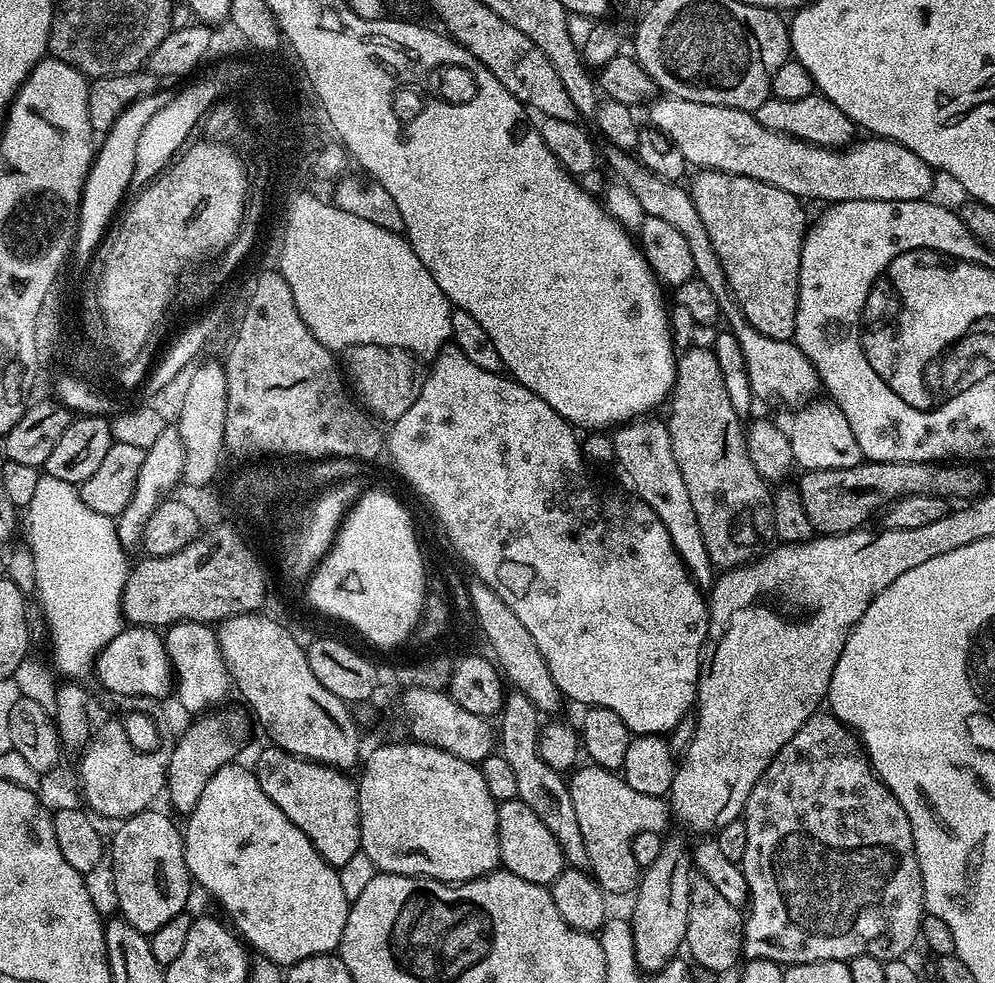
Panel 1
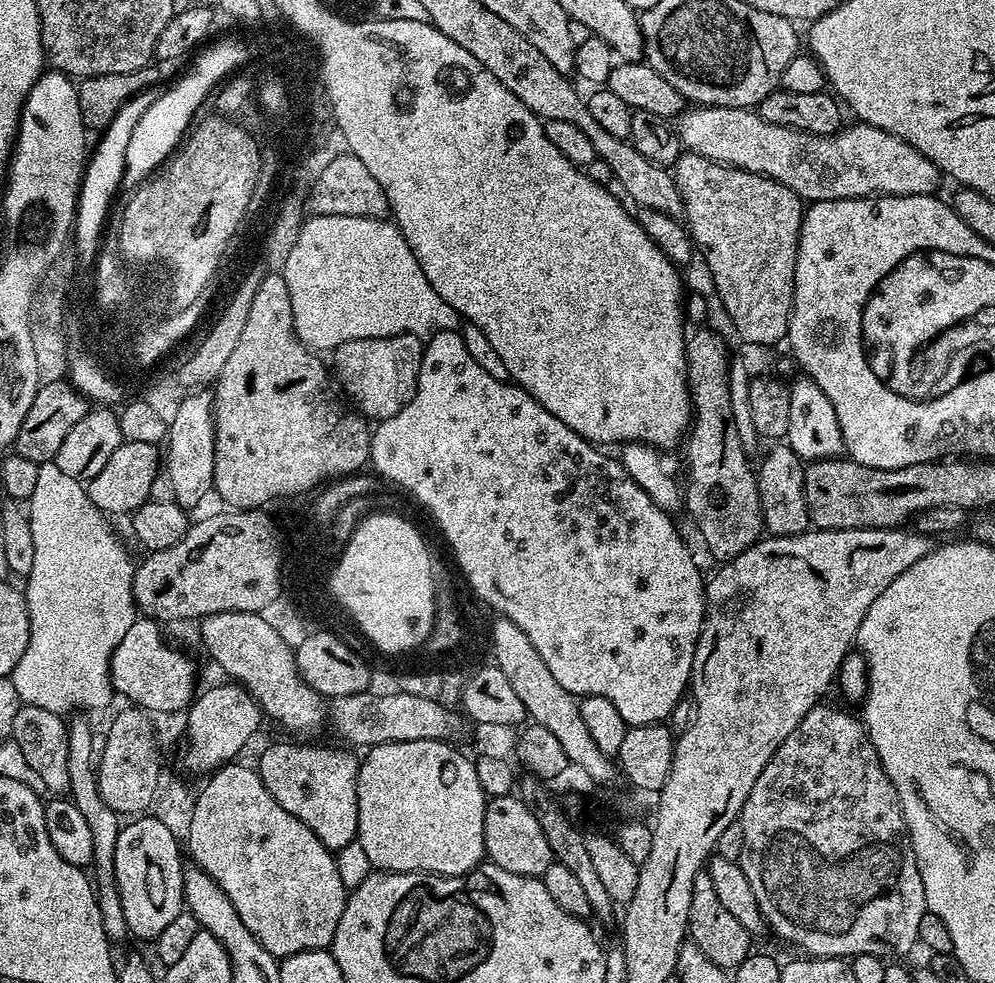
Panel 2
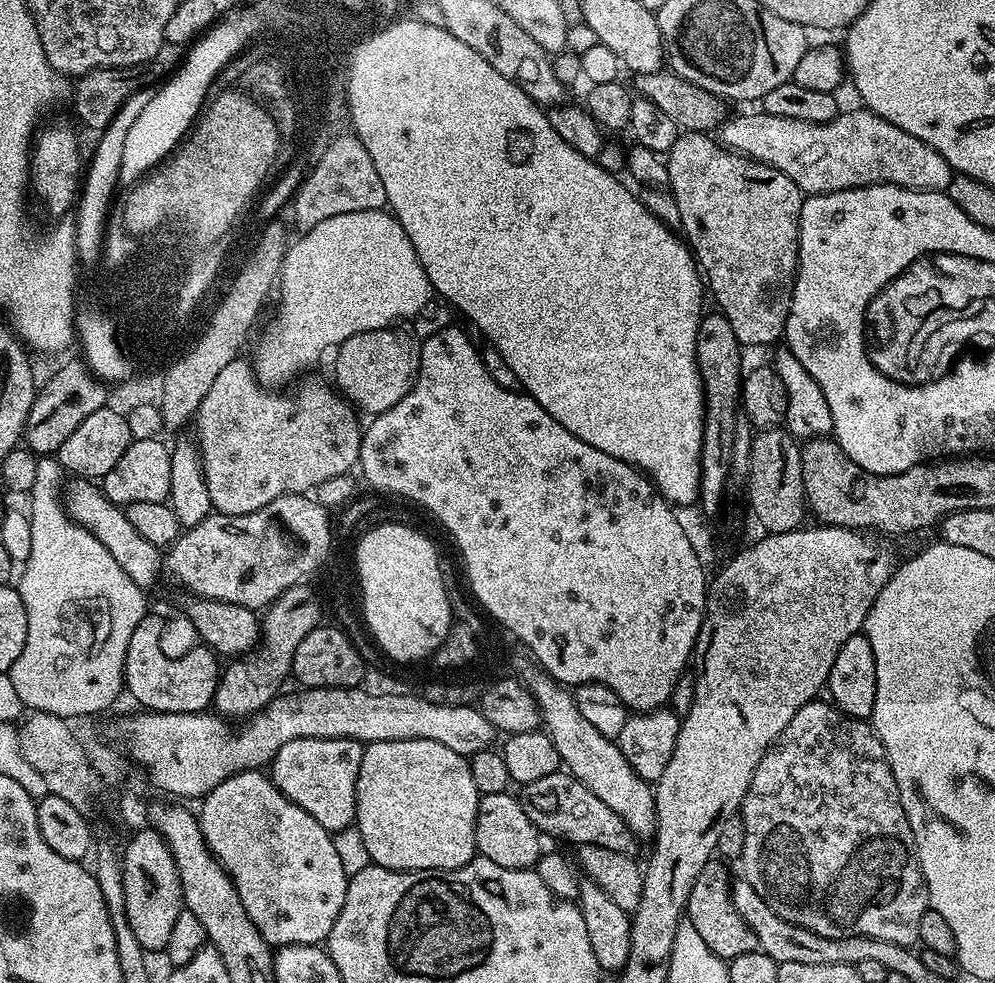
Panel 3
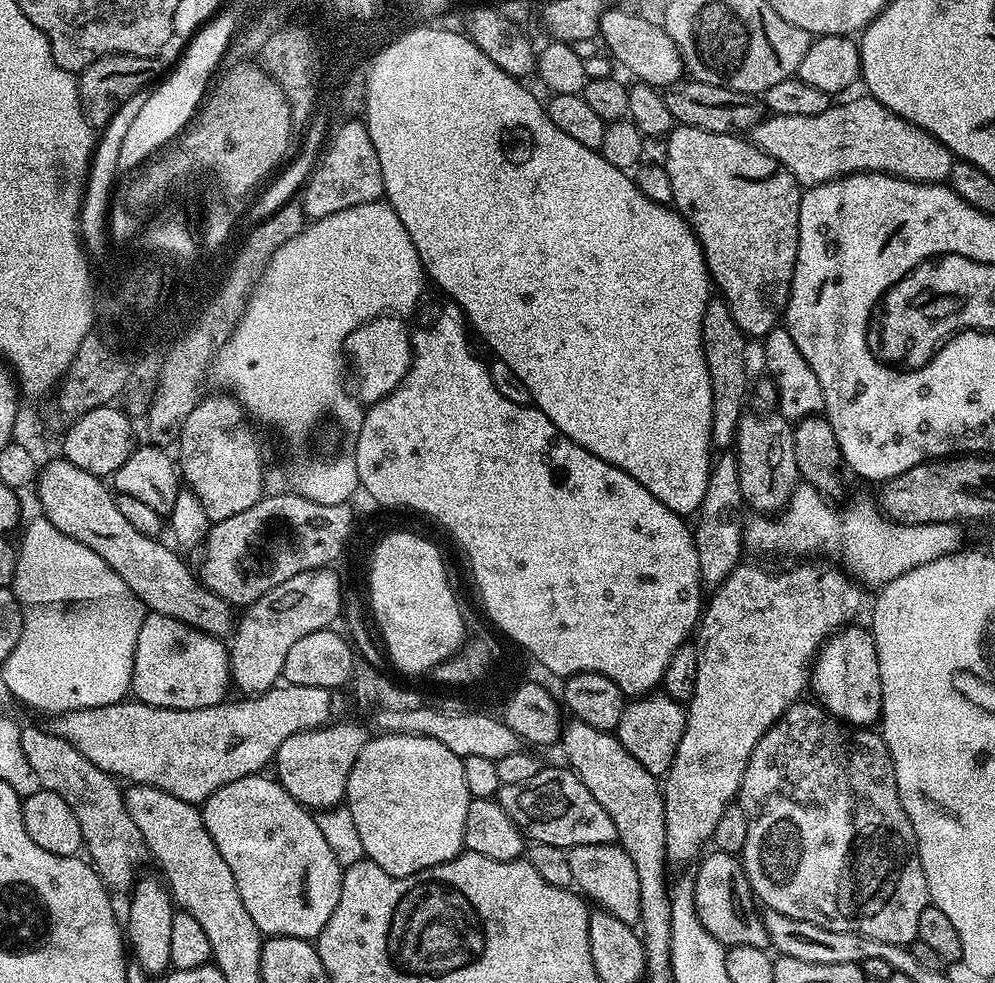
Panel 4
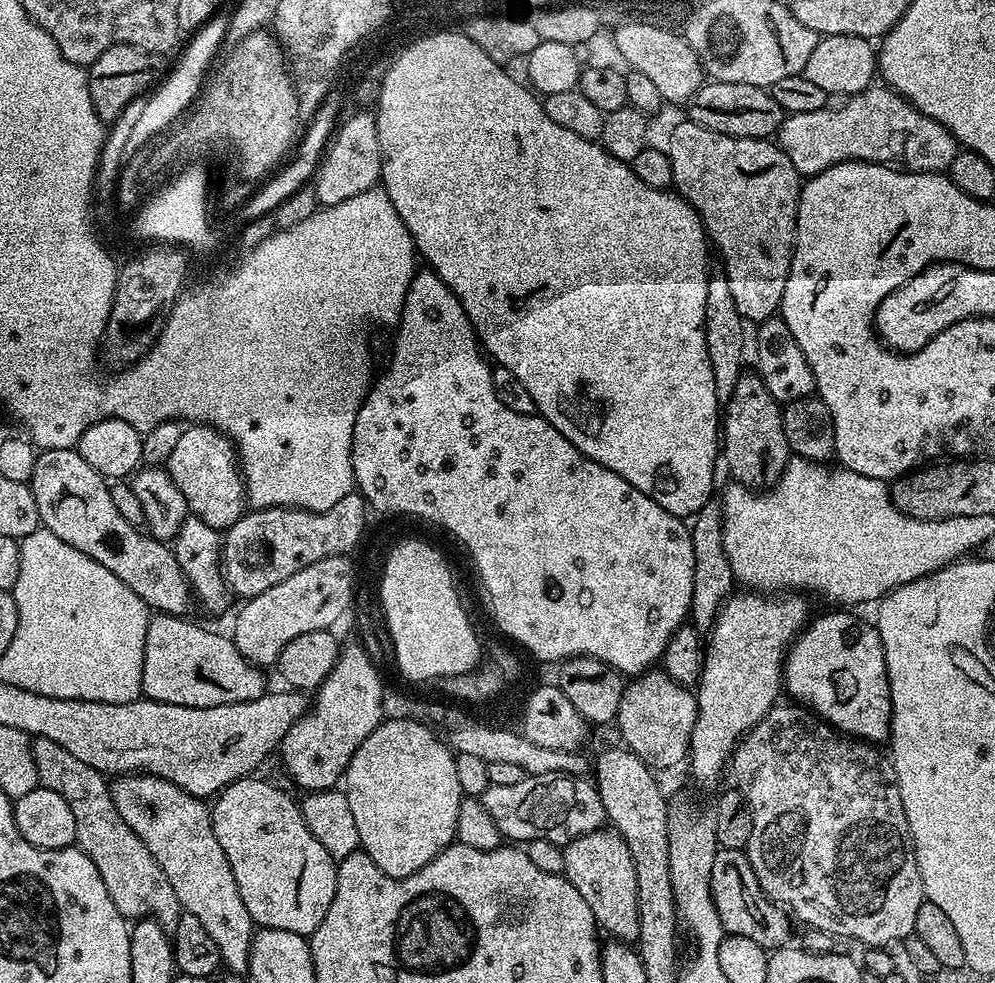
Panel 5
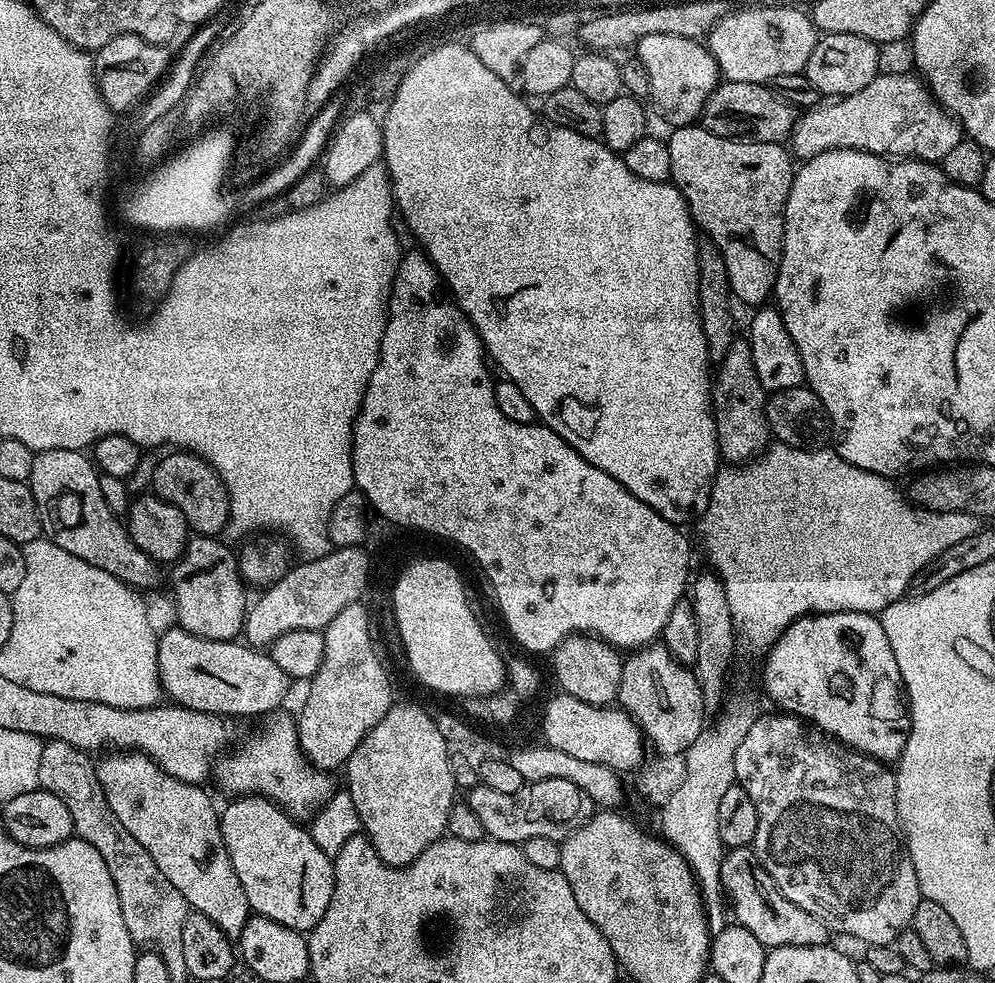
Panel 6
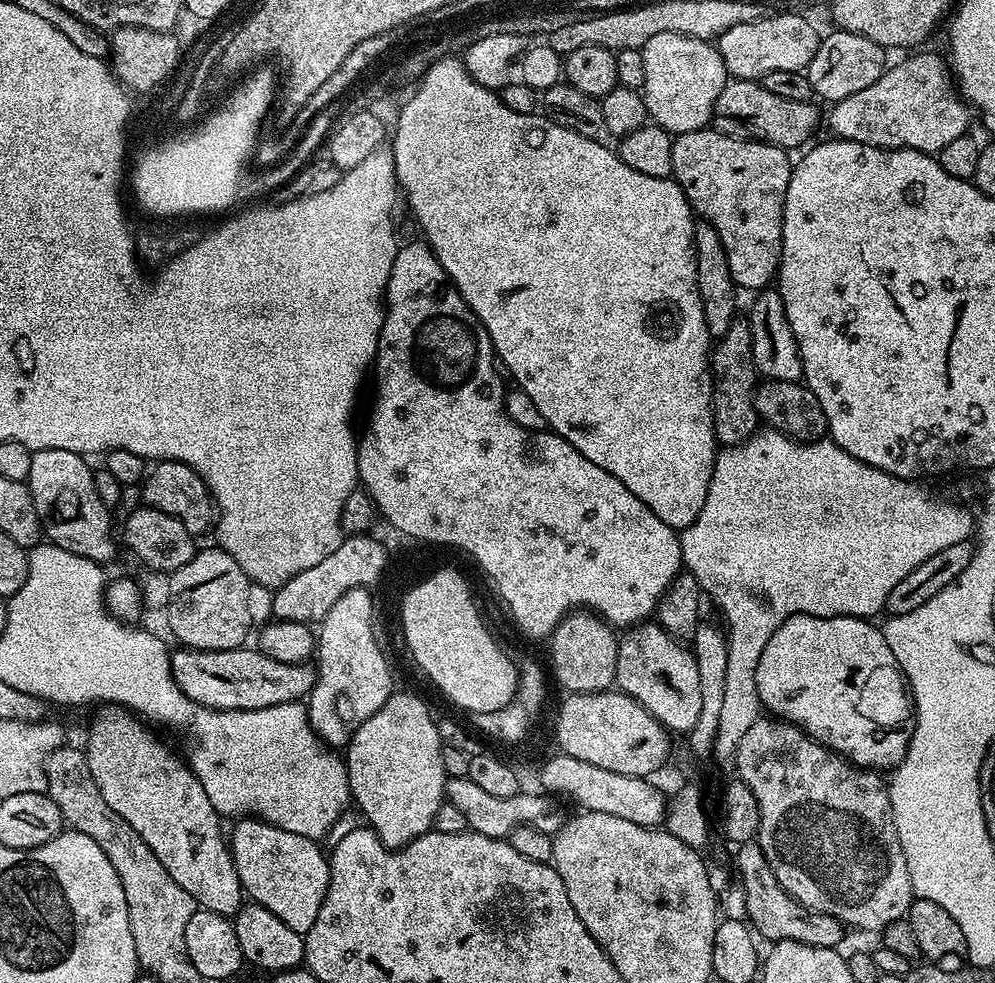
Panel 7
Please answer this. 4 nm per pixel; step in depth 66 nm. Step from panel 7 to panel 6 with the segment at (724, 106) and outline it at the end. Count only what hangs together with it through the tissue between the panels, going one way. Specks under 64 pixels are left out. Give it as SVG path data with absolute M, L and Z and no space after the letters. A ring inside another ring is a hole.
M724 80L717 83L714 91L706 98L702 127L719 136L784 144L791 137L797 119L797 109L778 98L778 94L774 94L768 84Z

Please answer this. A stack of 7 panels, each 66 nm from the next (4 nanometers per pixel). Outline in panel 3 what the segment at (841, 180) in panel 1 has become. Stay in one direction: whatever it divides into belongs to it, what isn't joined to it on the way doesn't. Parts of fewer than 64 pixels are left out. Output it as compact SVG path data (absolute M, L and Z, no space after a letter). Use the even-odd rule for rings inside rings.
M856 106L853 112L841 111L825 124L802 122L798 118L782 118L778 114L763 110L752 112L749 116L732 114L720 125L718 139L725 148L730 148L733 152L741 152L743 156L766 166L774 166L774 170L782 170L782 174L786 174L790 182L799 186L801 193L813 196L871 184L893 184L923 192L947 192L954 175L952 167L948 165L946 158L942 158L942 154L938 154L938 150L914 138L914 134L898 130L898 126L886 122L886 118L868 111L863 106Z

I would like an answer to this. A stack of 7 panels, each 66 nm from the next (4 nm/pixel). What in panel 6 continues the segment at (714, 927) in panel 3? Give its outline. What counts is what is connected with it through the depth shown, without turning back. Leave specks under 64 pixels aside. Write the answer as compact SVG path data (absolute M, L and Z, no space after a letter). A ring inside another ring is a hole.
M751 847L729 848L725 851L720 871L720 886L730 905L731 915L732 912L736 915L733 916L735 923L746 926L746 930L750 930L750 934L754 934L754 938L758 938L758 942L762 942L765 949L829 943L829 929L824 927L822 921L815 920L813 916L806 914L806 910L802 910L802 906L794 906L794 902L790 902L781 894L776 883L770 878L770 874L766 874L764 867L756 863L756 854Z

